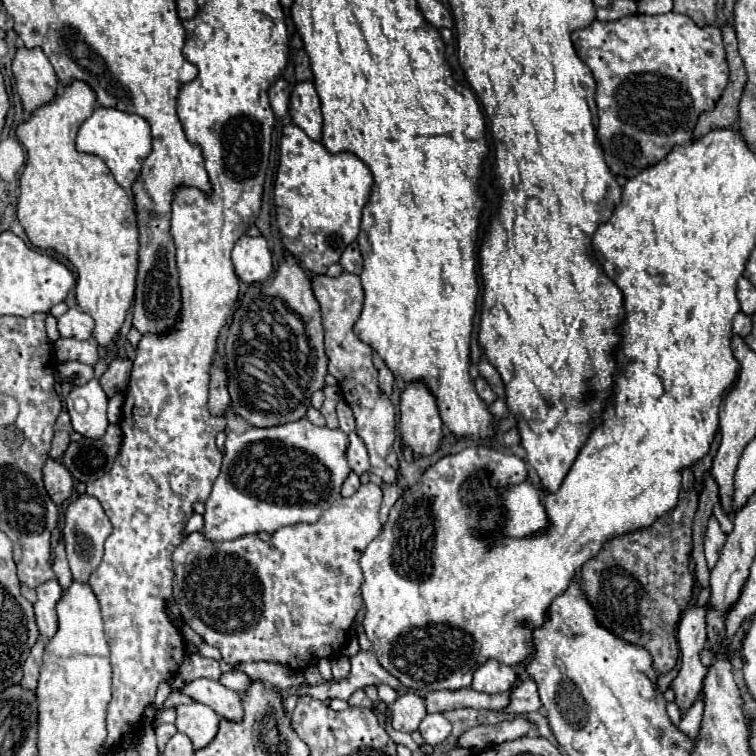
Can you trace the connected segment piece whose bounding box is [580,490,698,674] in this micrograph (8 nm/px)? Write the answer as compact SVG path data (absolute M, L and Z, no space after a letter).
M682 490L674 510L660 516L652 526L614 536L582 566L582 588L592 602L602 626L632 644L644 646L660 674L678 662L676 626L692 600L694 576L688 562L692 552L692 520L698 508L696 490Z

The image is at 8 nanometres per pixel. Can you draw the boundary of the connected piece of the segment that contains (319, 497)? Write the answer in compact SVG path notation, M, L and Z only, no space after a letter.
M306 418L288 422L274 428L248 428L242 434L228 432L226 436L226 454L222 462L220 476L216 478L210 498L206 500L204 528L200 530L208 540L236 540L244 534L268 532L274 534L278 528L300 522L316 522L326 508L340 498L340 486L346 480L350 468L346 462L348 434L340 428L332 430L328 426L318 428Z

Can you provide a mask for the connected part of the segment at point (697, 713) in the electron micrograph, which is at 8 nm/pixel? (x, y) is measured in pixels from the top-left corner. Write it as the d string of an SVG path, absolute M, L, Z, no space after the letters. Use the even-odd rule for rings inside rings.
M700 694L696 698L696 702L690 706L688 714L684 714L682 722L680 722L680 730L692 738L698 736L698 730L700 730L700 722L702 722L702 712L704 712L704 696Z

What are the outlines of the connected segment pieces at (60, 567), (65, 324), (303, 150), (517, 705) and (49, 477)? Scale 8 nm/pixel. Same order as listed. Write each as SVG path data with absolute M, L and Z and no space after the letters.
M60 538L60 542L54 548L54 564L52 564L54 572L56 572L56 580L58 584L66 590L66 586L70 586L72 582L72 574L70 574L70 566L66 562L66 548L64 548L64 538Z
M70 308L66 314L58 318L58 332L64 338L90 340L92 328L94 328L94 320L80 308Z
M290 124L284 128L280 140L280 166L274 184L274 204L276 204L276 220L282 236L282 244L288 252L292 252L300 264L314 272L326 274L328 266L338 262L342 250L356 240L362 220L362 210L370 200L374 178L364 162L360 162L354 154L330 154L320 142L310 140L298 126Z
M524 680L522 684L512 688L510 694L510 706L502 710L504 714L526 714L526 712L536 712L540 708L540 698L534 680Z
M48 458L44 464L44 486L56 506L68 500L74 492L74 482L70 472L58 460L52 460L52 458Z

